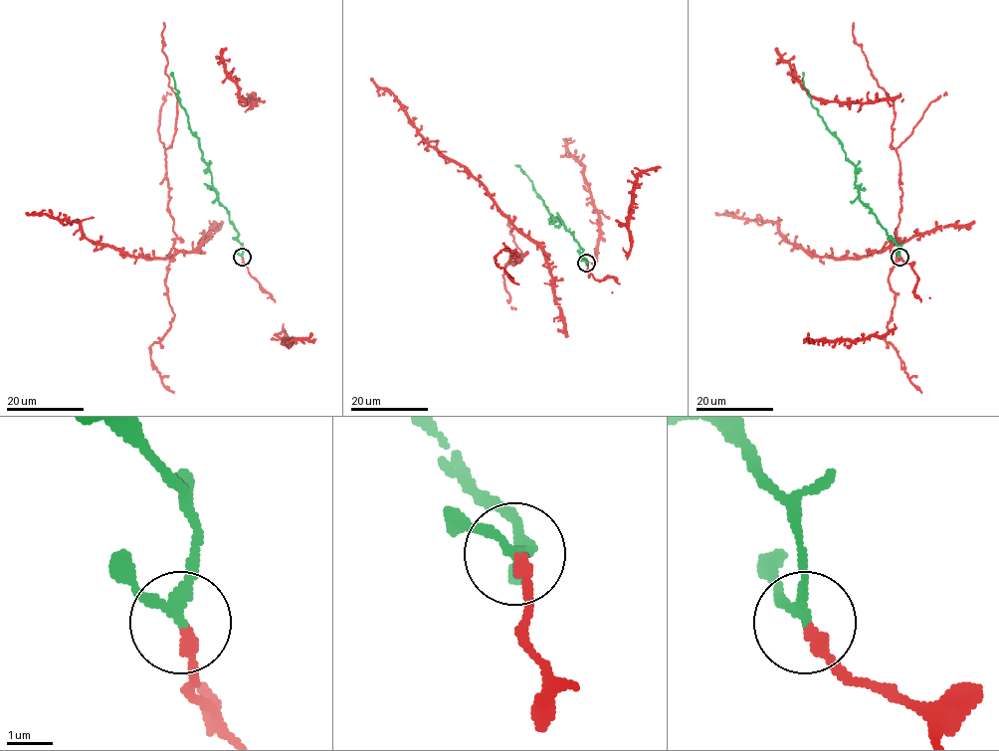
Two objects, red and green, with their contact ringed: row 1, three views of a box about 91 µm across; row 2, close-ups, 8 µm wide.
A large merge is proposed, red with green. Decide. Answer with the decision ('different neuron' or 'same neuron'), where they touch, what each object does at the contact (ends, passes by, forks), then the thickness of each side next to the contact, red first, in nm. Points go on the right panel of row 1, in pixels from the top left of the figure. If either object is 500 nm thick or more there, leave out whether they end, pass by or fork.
same neuron; place (899, 257); red ends; green passes by; calibres 280 and 200 nm

